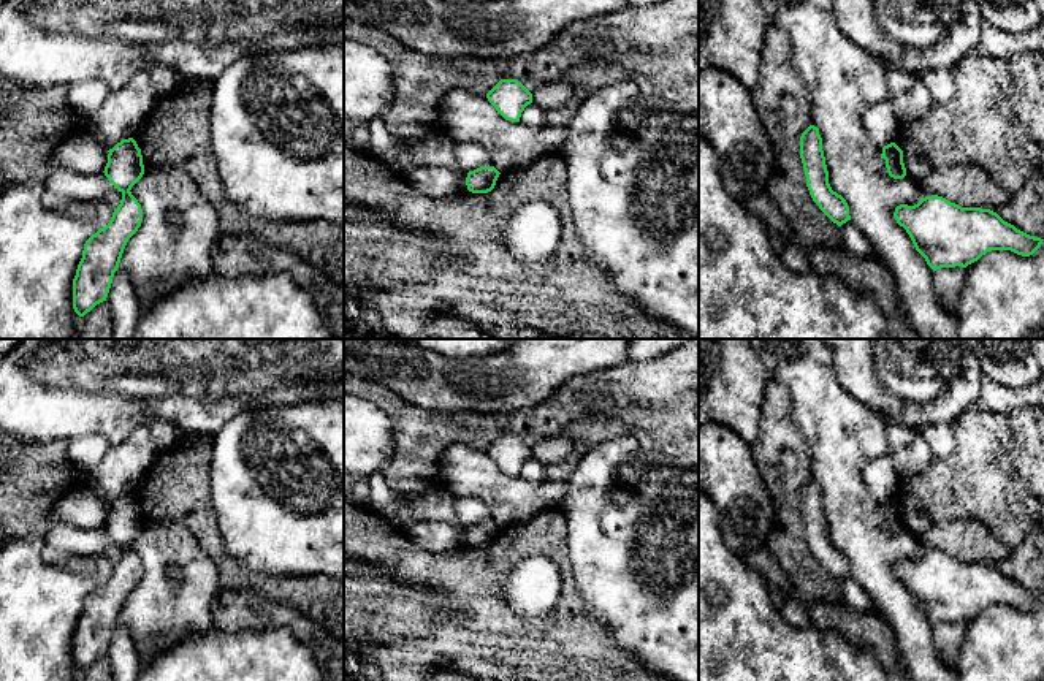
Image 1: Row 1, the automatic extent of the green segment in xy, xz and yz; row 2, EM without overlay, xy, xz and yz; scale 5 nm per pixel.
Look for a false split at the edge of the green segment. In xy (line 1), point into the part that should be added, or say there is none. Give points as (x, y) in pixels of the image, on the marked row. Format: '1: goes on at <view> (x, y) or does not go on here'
1: does not go on here

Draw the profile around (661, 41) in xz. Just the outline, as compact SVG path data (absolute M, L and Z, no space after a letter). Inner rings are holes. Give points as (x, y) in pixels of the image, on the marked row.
M662 0L650 6L626 6L618 13L577 19L547 46L518 57L432 57L412 51L391 35L344 16L344 38L374 48L394 71L394 98L382 114L394 139L423 139L444 131L439 105L453 89L486 93L501 79L518 79L531 93L585 63L618 63L643 74L657 95L670 97L688 112L699 112L699 0Z

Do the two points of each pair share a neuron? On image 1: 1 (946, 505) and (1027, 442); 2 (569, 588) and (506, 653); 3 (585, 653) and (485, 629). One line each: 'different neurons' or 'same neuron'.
1: same neuron
2: same neuron
3: same neuron

